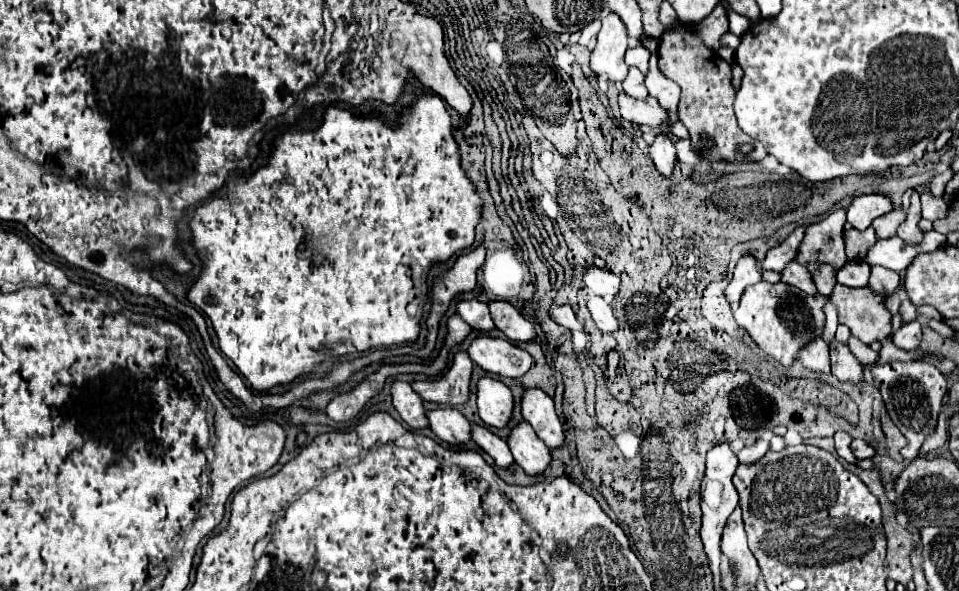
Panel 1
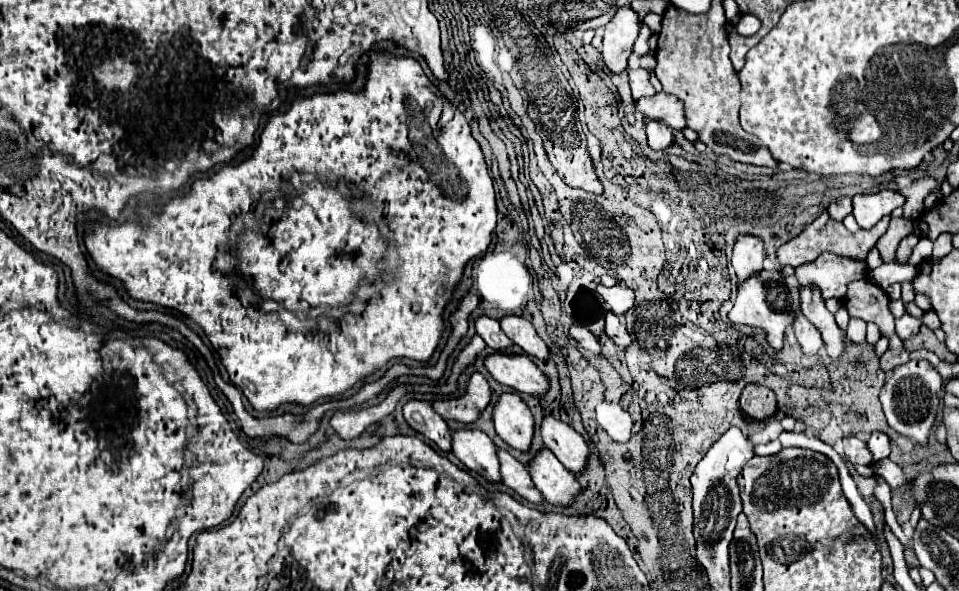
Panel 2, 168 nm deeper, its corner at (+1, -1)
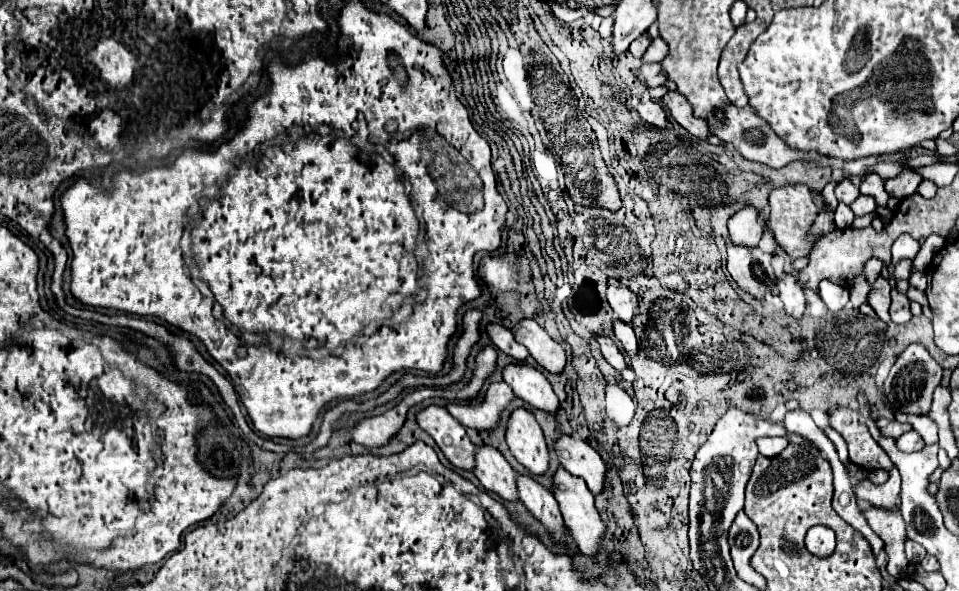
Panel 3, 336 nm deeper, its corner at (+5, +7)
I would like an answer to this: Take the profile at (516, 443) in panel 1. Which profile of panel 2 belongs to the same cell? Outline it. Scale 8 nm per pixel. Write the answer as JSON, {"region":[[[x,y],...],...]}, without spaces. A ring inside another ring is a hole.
{"region":[[[542,450],[530,462],[528,470],[536,488],[554,506],[572,506],[582,492],[576,476],[570,474],[550,450]]]}

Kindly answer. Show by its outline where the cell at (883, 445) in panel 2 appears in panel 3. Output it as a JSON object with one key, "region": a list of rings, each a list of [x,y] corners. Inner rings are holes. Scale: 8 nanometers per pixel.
{"region":[[[894,420],[894,422],[886,424],[884,428],[880,428],[880,434],[886,436],[886,438],[898,438],[898,436],[902,436],[908,430],[910,430],[910,424],[902,424],[902,422]]]}

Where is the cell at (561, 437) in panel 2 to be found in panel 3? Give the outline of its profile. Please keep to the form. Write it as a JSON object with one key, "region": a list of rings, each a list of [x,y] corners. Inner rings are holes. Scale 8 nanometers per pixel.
{"region":[[[562,434],[558,440],[554,440],[554,450],[560,458],[560,464],[570,474],[584,478],[592,494],[598,494],[602,490],[606,468],[598,468],[598,462],[602,462],[602,458],[588,442],[576,436]]]}

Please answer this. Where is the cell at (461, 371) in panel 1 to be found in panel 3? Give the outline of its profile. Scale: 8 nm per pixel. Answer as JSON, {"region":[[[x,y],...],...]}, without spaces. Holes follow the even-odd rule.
{"region":[[[492,382],[480,404],[454,404],[450,402],[446,410],[464,426],[476,430],[490,430],[496,426],[500,412],[508,406],[514,392],[506,382]]]}

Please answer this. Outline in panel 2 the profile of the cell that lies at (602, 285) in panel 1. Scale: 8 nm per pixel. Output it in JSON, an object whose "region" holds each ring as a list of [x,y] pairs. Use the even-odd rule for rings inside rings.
{"region":[[[616,284],[616,286],[612,286],[612,288],[598,286],[596,290],[598,290],[598,294],[606,300],[608,308],[610,308],[614,314],[618,314],[618,316],[626,314],[626,312],[634,306],[634,292],[632,292],[630,288],[626,288],[626,286],[622,286],[622,284]]]}

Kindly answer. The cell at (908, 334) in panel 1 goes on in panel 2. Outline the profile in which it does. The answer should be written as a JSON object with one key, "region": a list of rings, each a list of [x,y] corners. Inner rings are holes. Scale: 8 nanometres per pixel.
{"region":[[[904,314],[902,318],[896,318],[896,334],[898,334],[902,340],[908,340],[908,338],[912,338],[912,336],[918,334],[920,324],[922,324],[922,322],[920,322],[918,318],[914,318],[914,316],[910,316],[910,314]]]}

